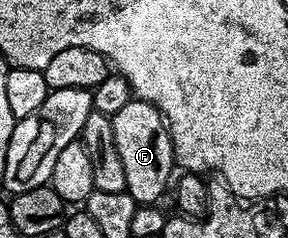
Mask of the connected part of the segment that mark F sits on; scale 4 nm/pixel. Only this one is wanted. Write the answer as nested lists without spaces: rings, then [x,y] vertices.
[[[133,99],[111,116],[114,126],[114,142],[118,145],[118,154],[122,157],[122,166],[126,173],[126,186],[137,205],[159,205],[164,191],[169,191],[173,179],[172,168],[177,167],[172,139],[164,116],[145,100]]]

